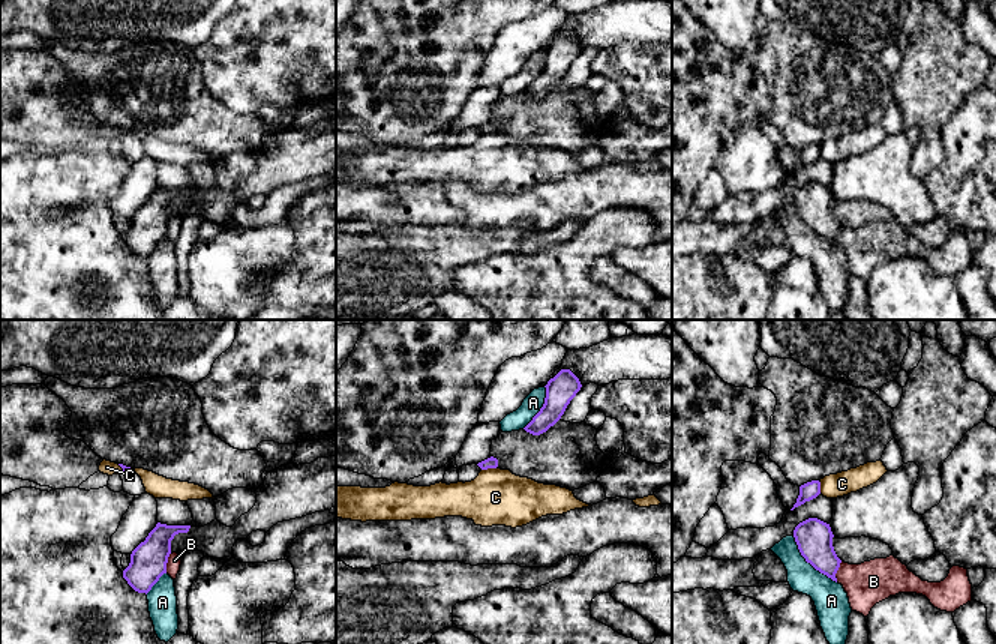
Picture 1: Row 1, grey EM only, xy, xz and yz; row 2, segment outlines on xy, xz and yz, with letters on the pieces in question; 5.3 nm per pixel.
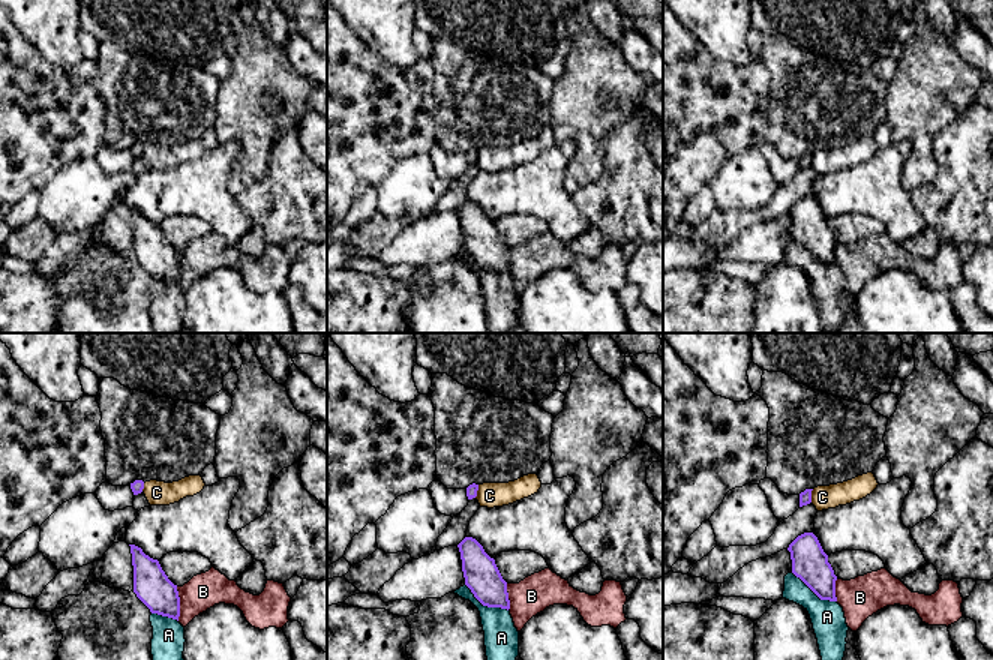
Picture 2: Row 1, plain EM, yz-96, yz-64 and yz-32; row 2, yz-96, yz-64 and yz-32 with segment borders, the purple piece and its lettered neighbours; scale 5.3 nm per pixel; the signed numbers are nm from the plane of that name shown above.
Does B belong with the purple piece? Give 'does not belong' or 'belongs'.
does not belong

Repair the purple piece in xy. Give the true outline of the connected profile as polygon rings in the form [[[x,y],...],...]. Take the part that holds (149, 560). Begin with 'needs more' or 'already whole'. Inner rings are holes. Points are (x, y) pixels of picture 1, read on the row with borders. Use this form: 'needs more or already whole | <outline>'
already whole | [[[158,522],[130,554],[130,563],[123,578],[138,593],[148,593],[159,578],[166,573],[171,540],[178,533],[188,533],[190,525],[166,525]]]

